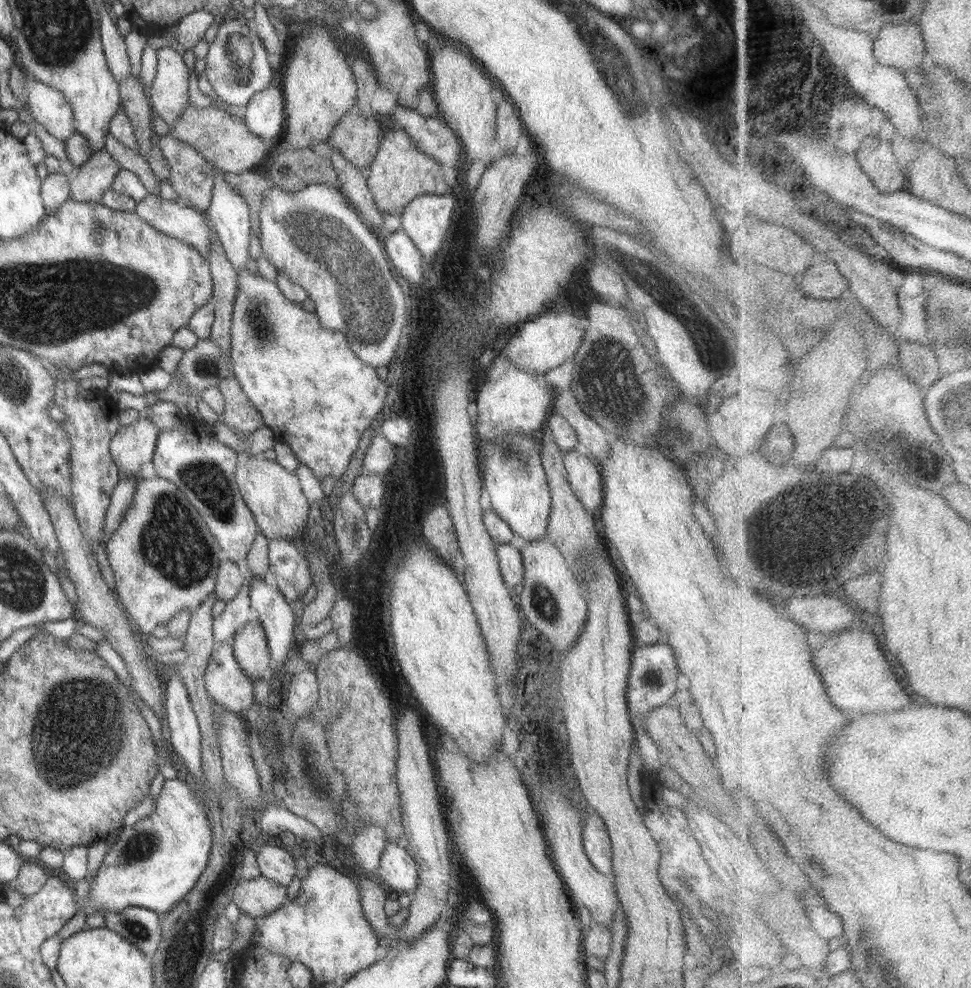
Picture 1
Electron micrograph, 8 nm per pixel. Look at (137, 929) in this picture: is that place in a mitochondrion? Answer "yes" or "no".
yes

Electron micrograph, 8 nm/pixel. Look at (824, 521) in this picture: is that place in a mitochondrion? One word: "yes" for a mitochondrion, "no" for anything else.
yes

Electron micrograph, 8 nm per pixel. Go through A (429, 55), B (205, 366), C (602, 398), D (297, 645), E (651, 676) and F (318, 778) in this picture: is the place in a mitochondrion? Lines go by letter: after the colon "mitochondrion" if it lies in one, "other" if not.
A: other
B: mitochondrion
C: mitochondrion
D: other
E: mitochondrion
F: mitochondrion

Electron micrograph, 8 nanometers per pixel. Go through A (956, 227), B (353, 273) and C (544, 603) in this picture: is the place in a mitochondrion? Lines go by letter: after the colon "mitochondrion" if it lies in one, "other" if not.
A: other
B: mitochondrion
C: mitochondrion

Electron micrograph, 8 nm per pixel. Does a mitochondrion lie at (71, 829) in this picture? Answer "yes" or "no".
no

